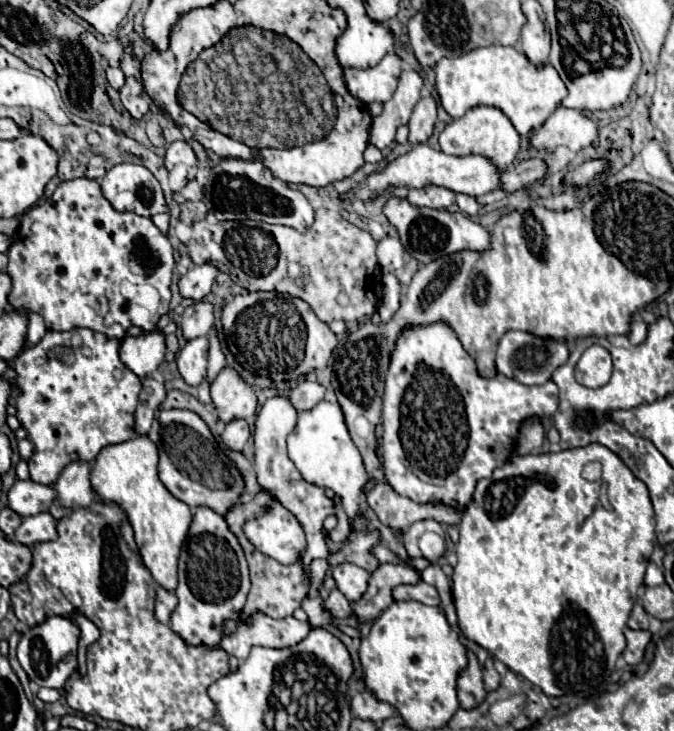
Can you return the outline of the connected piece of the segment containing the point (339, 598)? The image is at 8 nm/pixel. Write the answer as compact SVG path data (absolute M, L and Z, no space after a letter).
M333 589L325 599L325 611L329 611L333 617L349 617L351 603L347 603L347 599L337 589Z

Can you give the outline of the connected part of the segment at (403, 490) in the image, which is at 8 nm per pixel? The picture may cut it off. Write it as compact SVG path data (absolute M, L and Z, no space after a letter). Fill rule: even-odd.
M445 323L407 329L397 339L385 379L381 443L385 479L399 495L409 497L415 503L439 501L443 505L451 505L457 511L465 511L465 507L471 503L471 495L475 491L477 481L489 477L513 455L519 425L533 415L549 417L555 413L555 409L557 385L553 381L529 387L517 383L515 379L507 379L501 373L497 373L491 379L483 379L475 369L475 361L461 347L459 339ZM449 475L455 475L455 481L459 481L459 485L433 487L443 483Z

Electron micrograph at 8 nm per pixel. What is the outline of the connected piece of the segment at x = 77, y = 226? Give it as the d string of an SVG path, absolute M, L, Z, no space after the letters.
M73 179L73 181L65 181L61 183L53 197L51 199L45 199L43 203L31 207L23 217L21 217L21 227L11 243L11 249L9 249L9 267L7 267L7 273L13 281L11 285L11 293L9 293L9 303L15 307L15 309L25 309L25 311L35 311L39 313L43 319L45 319L45 325L47 329L51 331L71 331L71 329L79 329L79 327L85 327L85 329L91 329L91 331L99 331L103 335L107 335L109 339L113 337L113 333L127 333L129 327L137 325L141 327L143 331L153 331L157 327L157 321L161 315L169 313L169 301L171 301L171 291L169 291L169 285L171 285L171 277L173 277L173 265L175 265L175 259L173 259L173 249L171 249L171 243L167 241L167 237L153 225L151 219L147 217L139 217L135 213L119 213L111 207L111 203L101 195L101 187L97 185L97 181L91 181L91 179Z

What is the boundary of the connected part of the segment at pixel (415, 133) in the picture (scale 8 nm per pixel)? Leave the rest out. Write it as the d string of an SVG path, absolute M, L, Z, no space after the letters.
M431 97L421 99L411 115L409 121L409 143L419 145L427 143L433 135L433 125L437 121L437 103Z

